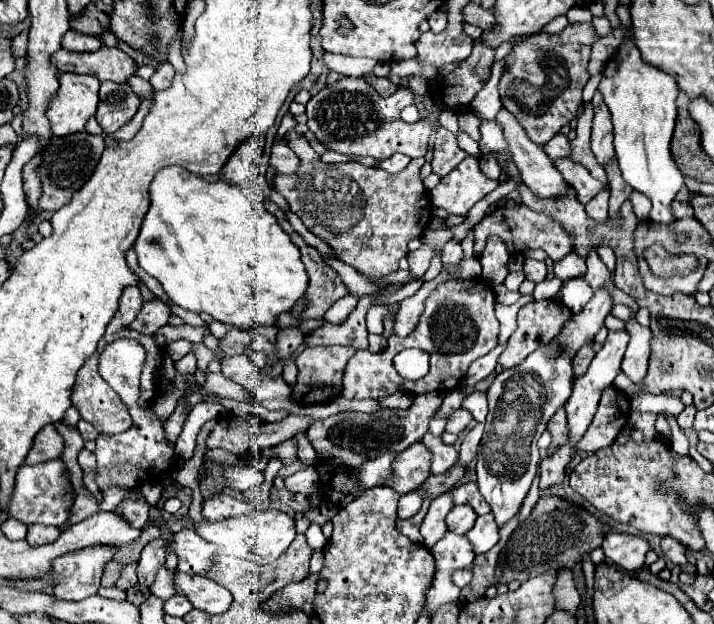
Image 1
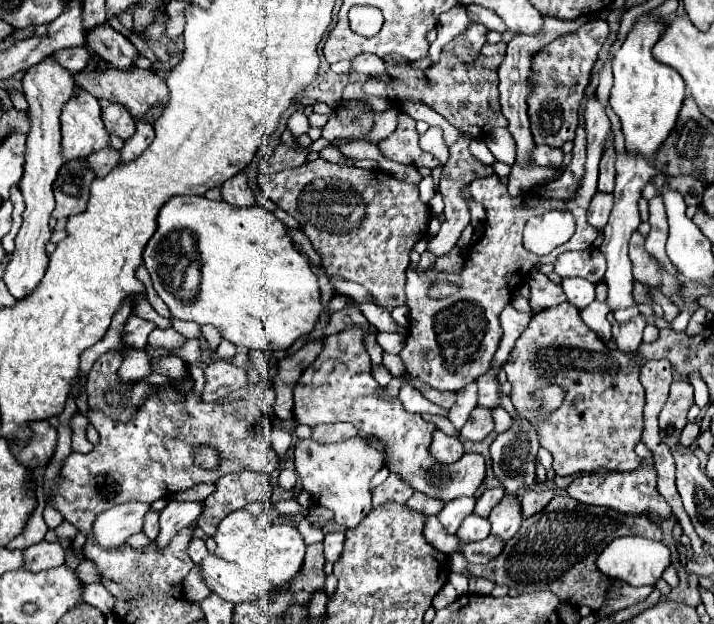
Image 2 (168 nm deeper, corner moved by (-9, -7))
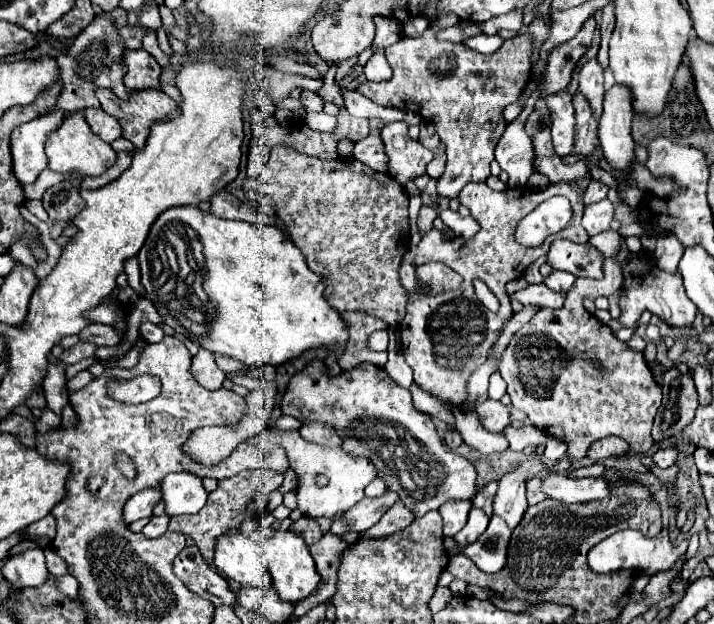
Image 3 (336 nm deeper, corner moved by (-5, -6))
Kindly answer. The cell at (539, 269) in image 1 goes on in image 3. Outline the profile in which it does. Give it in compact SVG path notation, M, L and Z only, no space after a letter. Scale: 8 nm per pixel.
M543 282L529 284L525 290L511 294L511 298L519 300L523 306L539 306L539 308L561 308L565 302L565 294L549 290Z

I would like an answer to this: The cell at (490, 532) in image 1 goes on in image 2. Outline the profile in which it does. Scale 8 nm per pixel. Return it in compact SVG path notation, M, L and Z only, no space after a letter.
M505 495L491 511L489 515L491 521L491 533L501 535L501 539L509 541L509 537L513 537L517 533L517 529L521 527L521 505L519 505L519 497L515 495Z

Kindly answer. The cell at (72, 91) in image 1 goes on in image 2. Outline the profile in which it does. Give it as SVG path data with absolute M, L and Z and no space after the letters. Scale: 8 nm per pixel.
M79 89L59 115L61 121L61 155L65 161L85 159L95 151L111 147L109 133L101 123L99 101Z

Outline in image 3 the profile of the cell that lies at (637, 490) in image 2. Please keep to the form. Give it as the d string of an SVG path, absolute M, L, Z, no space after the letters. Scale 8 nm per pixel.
M551 474L543 480L543 492L559 502L575 504L589 500L611 498L611 482L603 476L599 478L567 478L561 474Z

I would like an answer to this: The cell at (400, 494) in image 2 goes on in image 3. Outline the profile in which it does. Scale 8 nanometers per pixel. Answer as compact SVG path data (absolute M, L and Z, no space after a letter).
M385 490L385 494L381 494L377 498L363 498L351 510L347 510L347 514L343 514L343 516L339 516L339 518L333 520L331 532L337 534L337 536L343 534L343 532L365 532L373 524L377 524L377 520L397 500L399 500L397 494L393 494L391 490Z

